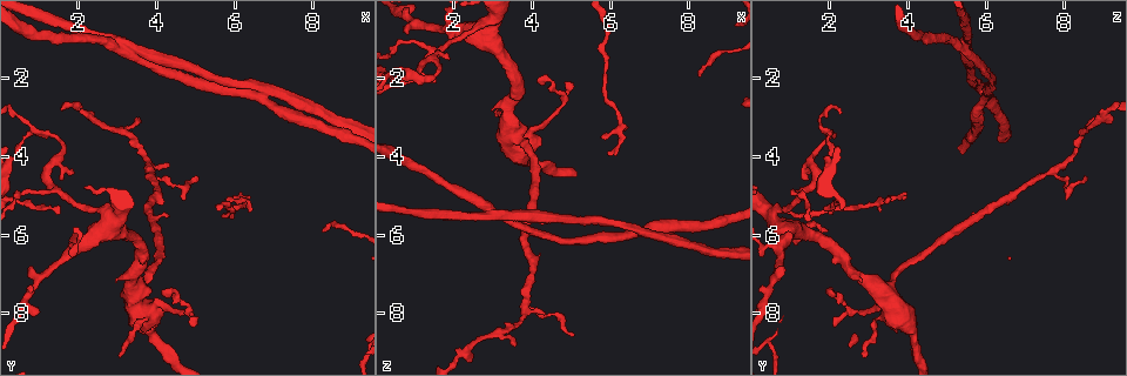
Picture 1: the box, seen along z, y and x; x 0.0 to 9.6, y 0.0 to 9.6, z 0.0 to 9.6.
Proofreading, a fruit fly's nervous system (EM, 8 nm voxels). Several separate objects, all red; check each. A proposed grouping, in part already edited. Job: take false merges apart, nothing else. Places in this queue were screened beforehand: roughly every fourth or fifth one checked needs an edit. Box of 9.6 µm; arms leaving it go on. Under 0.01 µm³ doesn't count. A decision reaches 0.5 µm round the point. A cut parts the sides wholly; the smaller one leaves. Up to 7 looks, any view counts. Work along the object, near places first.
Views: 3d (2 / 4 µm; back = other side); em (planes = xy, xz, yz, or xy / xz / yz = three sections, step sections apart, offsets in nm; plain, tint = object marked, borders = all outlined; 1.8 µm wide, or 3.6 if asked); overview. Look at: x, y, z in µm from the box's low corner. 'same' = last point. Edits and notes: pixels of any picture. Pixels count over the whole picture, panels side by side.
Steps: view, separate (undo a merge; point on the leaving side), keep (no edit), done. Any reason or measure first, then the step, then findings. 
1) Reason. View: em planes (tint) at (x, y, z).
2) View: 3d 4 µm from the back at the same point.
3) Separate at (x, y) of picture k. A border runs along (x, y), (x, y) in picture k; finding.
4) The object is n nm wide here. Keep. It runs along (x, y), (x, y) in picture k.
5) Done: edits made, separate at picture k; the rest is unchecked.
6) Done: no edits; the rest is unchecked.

Abrupt turn. View: 3d 4 µm at (3.85, 4.45, 7.75).

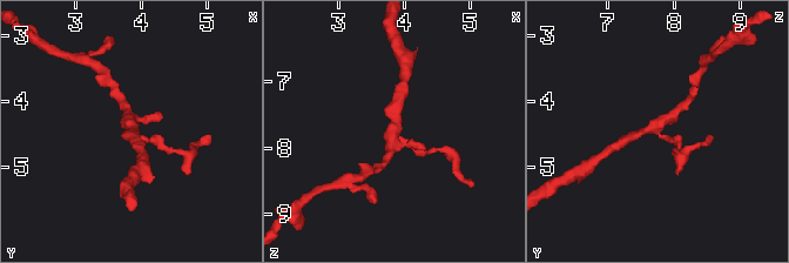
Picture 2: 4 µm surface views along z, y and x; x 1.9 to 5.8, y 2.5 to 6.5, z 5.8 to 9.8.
View: em xz step 4 (tint) at (3.85, 4.40, 7.70).

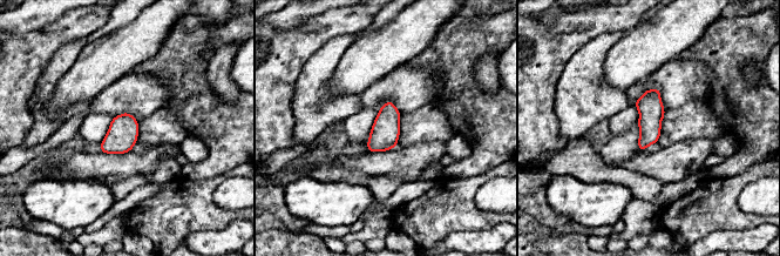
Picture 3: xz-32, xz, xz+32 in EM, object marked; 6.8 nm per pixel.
View: em planes (tint) at the same point.

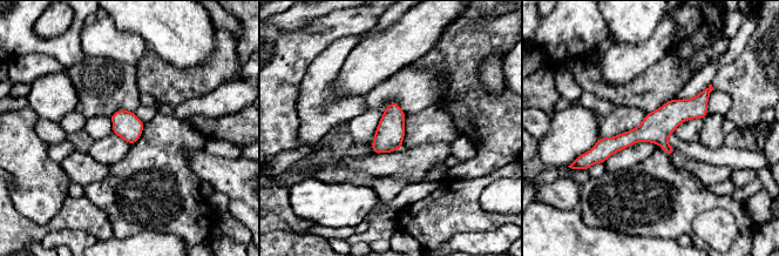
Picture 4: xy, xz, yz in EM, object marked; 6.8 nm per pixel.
The object is 190 nm wide here. Keep. It runs along (706, 92), (655, 128), (588, 156) in picture 4; all the same neuron.

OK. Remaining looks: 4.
View: 3d 2 µm at (0.95, 3.40, 1.95).

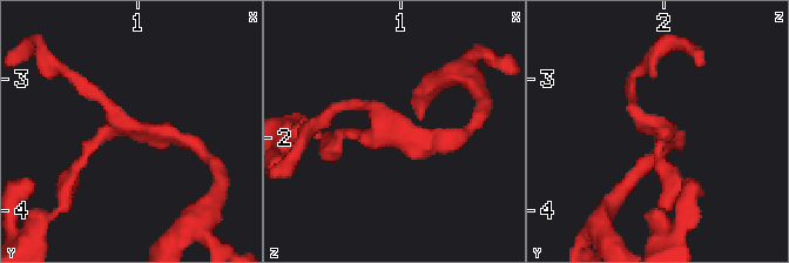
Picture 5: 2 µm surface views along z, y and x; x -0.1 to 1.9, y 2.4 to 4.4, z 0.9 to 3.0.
3 arms meet here; need the tissue. View: em xy step 4 (tint) at (0.92, 3.36, 2.00).

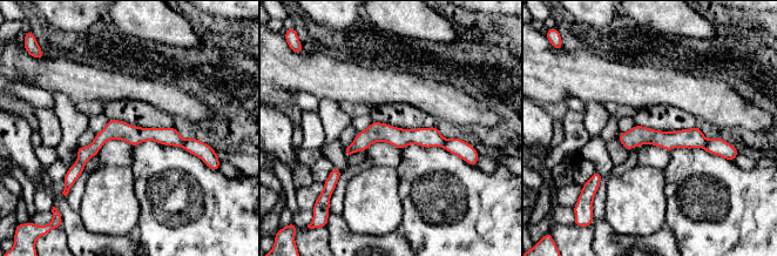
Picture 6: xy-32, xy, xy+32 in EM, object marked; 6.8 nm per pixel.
Separate at (689, 139) of picture 6. Two neurons meet here.

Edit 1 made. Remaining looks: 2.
See it whole again. View: overview.

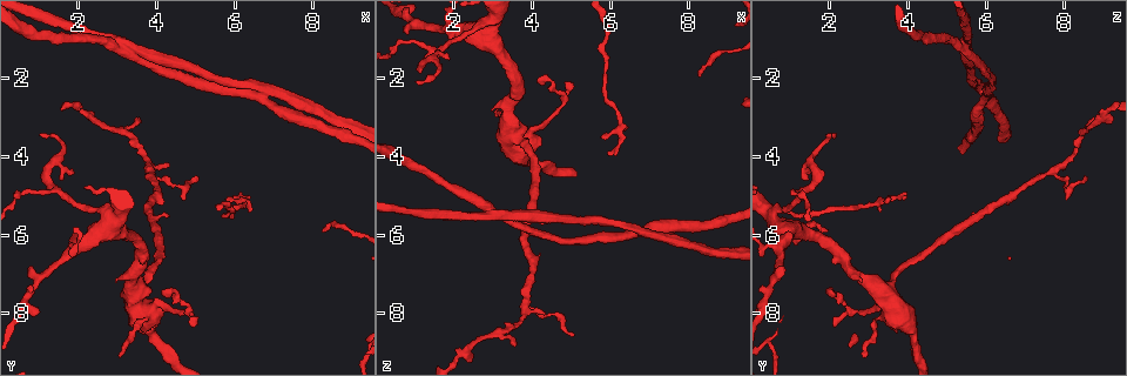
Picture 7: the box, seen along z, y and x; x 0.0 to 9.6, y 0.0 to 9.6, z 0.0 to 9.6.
Thin arm on a thick one. View: em planes (tint) at (2.85, 5.85, 0.90).

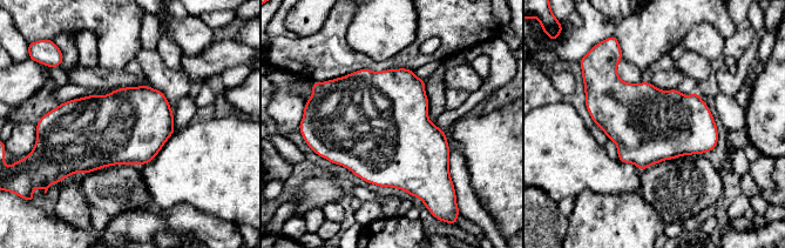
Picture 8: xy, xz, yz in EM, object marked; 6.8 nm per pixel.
Keep. All the same neuron.

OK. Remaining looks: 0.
Done: edits made, separate at picture 6; the rest is unchecked.

